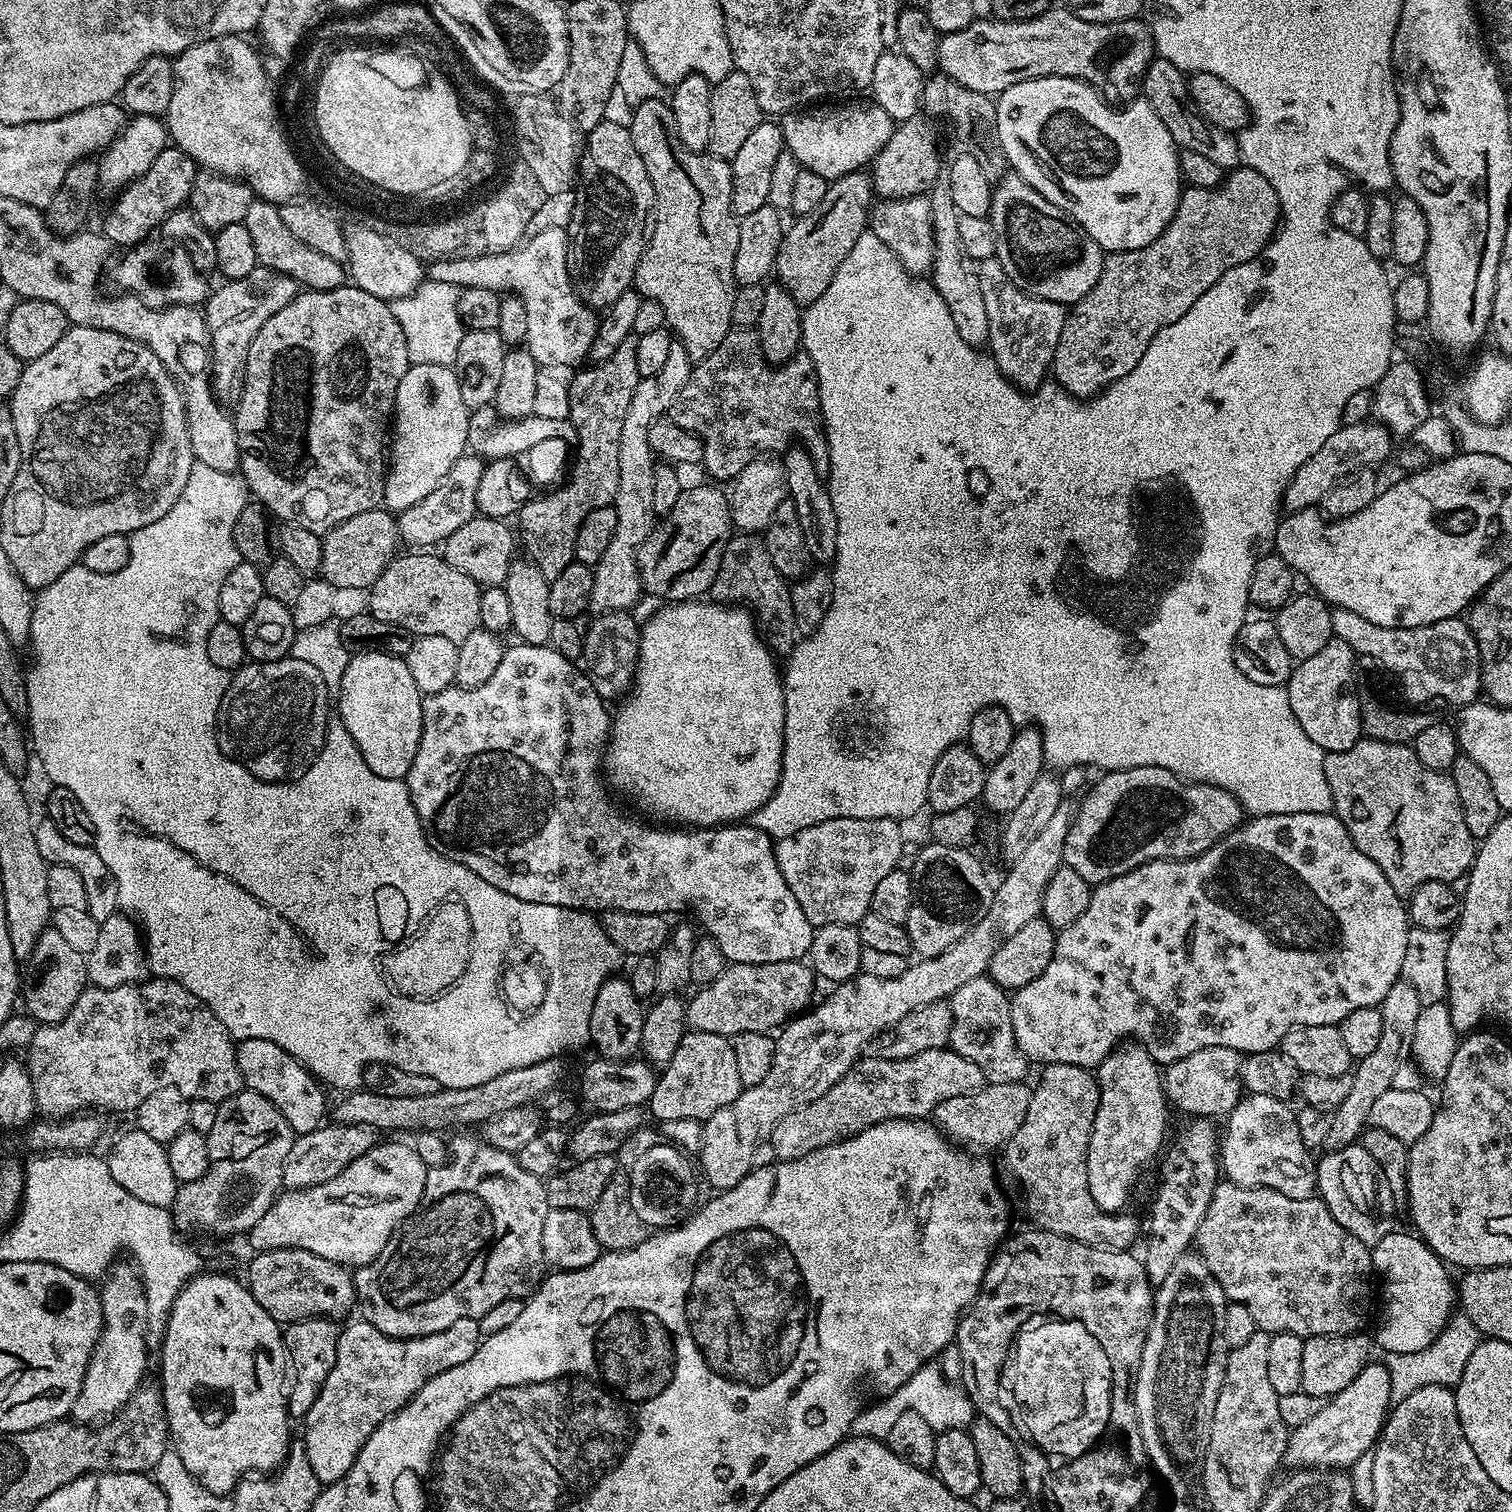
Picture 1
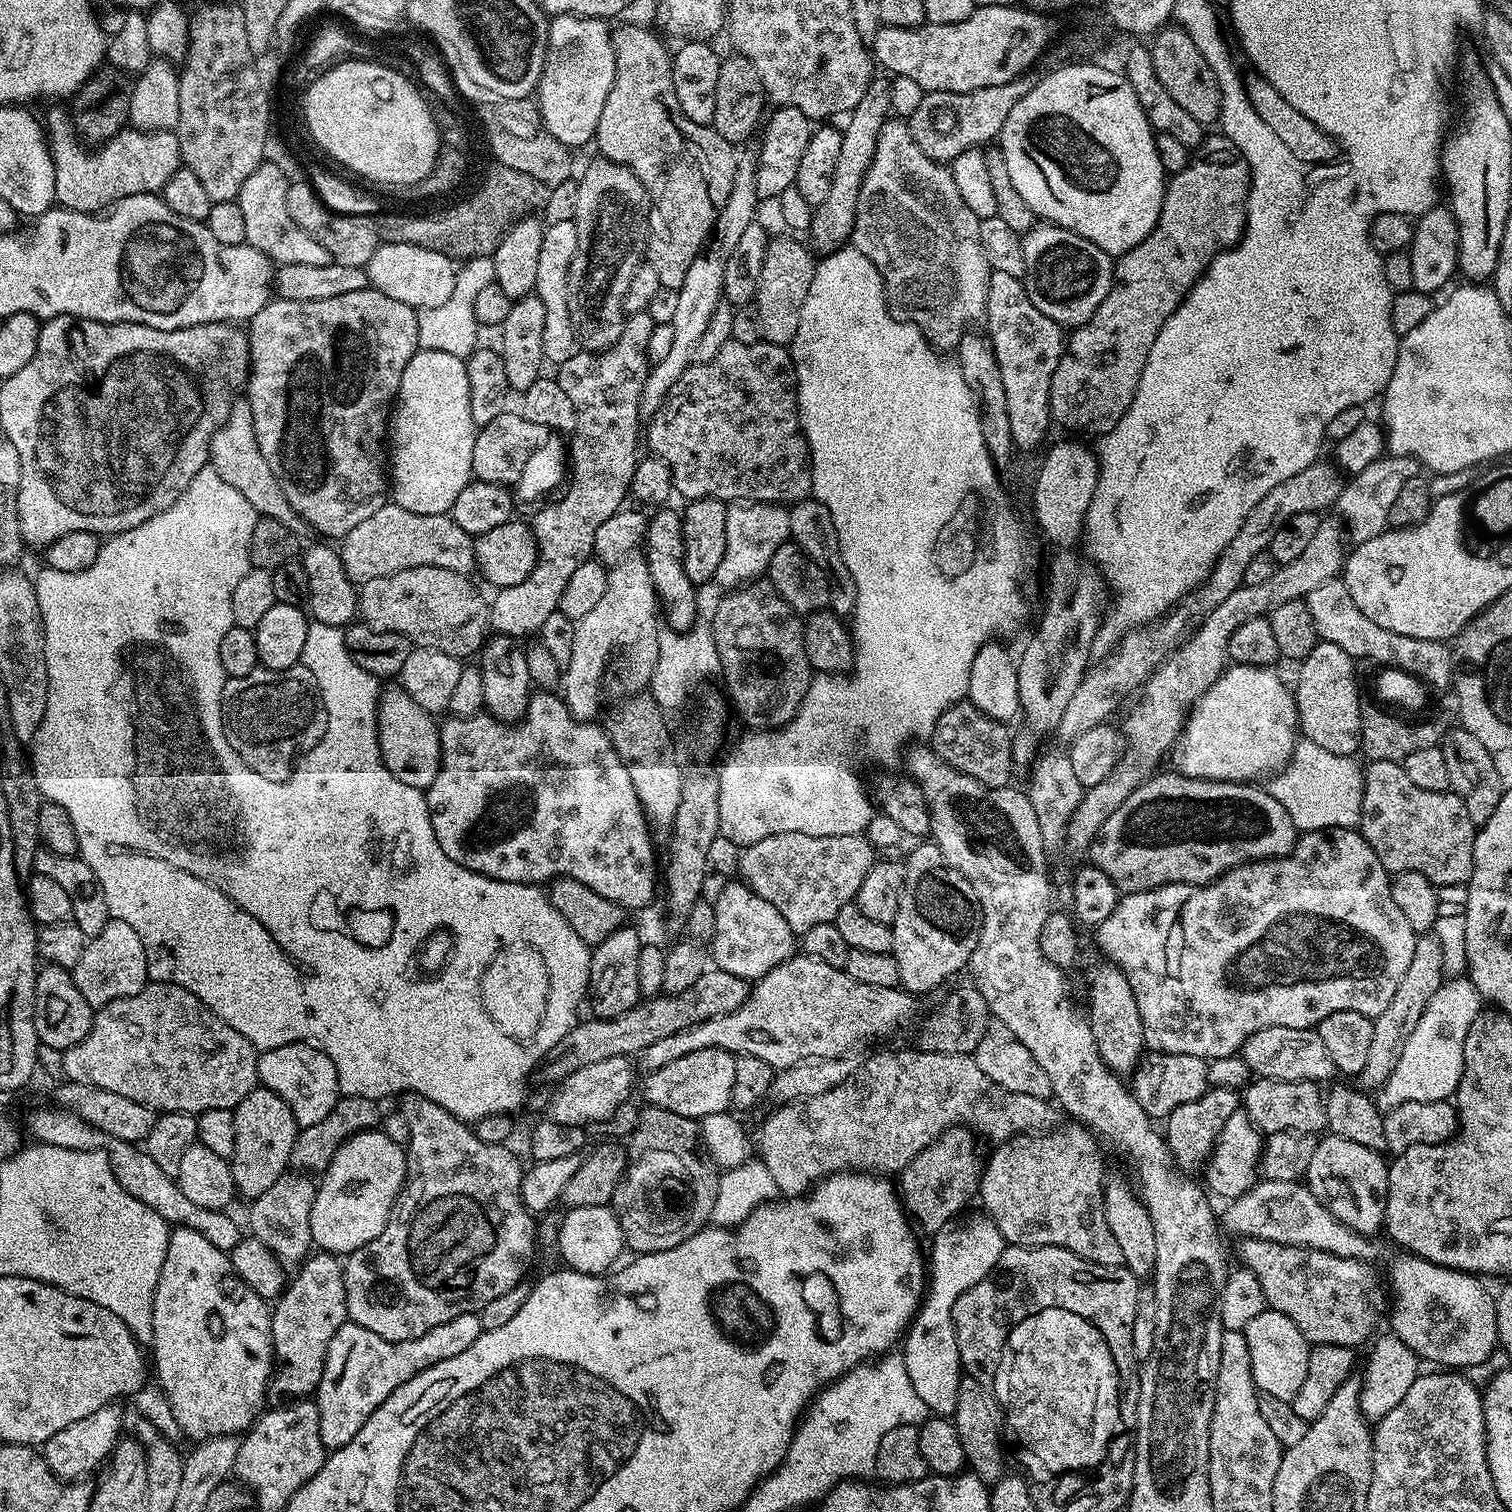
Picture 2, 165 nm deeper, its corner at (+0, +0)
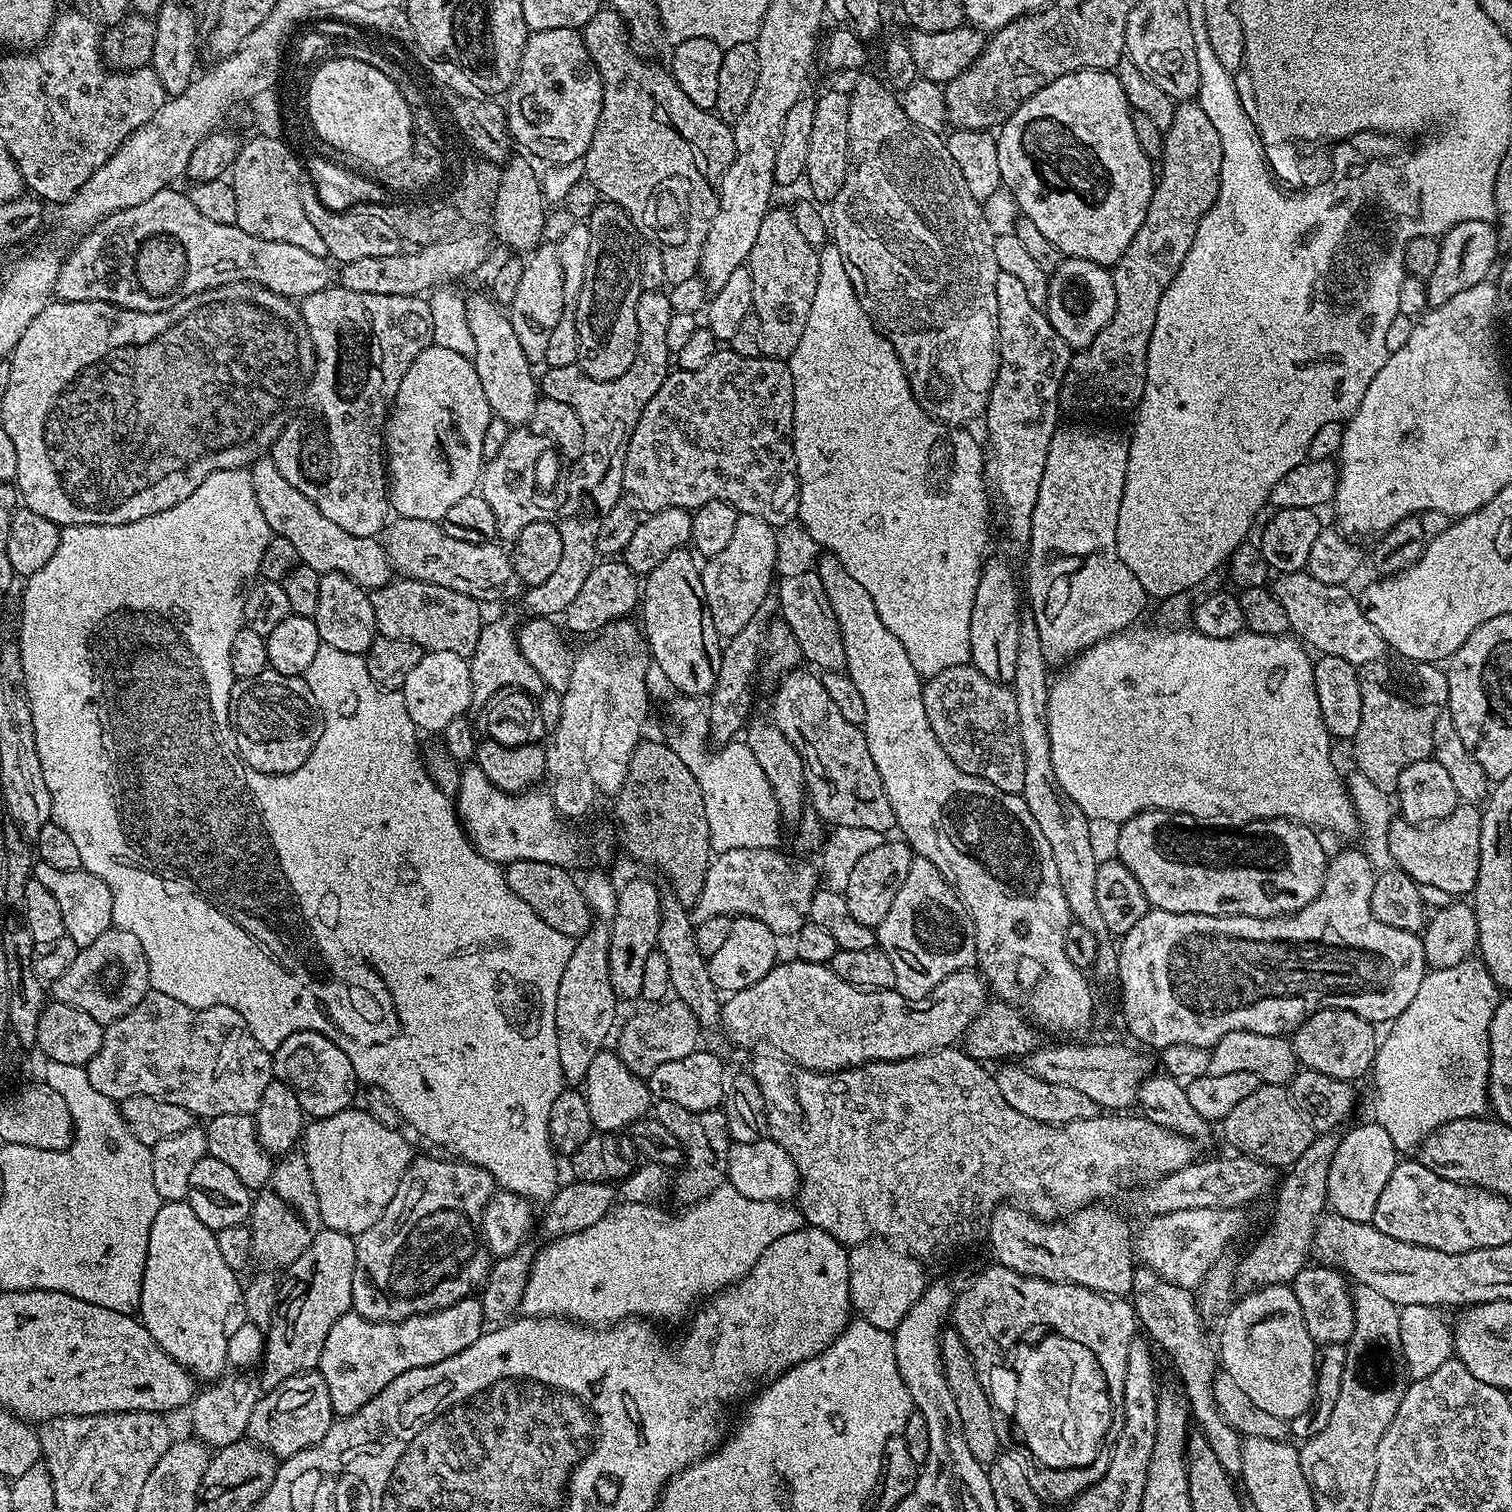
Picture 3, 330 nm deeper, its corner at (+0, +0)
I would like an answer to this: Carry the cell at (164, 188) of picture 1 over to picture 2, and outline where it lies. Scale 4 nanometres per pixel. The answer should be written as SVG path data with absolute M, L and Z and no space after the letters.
M52 108L46 119L46 135L54 168L56 204L72 212L103 212L130 194L159 193L166 186L170 174L182 166L178 138L172 130L141 132L128 126L117 136L105 140L88 156L89 149L76 135L71 115L65 109L63 112L60 108Z

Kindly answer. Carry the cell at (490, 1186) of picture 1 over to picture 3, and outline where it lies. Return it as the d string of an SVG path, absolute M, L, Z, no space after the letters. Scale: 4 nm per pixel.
M417 1155L413 1159L412 1165L406 1170L406 1174L402 1174L402 1182L398 1182L398 1194L394 1194L394 1198L390 1198L390 1206L386 1206L382 1218L378 1218L378 1222L374 1222L374 1226L370 1226L370 1230L355 1237L356 1265L354 1266L351 1311L357 1312L359 1316L367 1320L393 1324L402 1322L411 1316L421 1316L427 1312L437 1312L446 1306L454 1306L460 1300L475 1297L483 1289L484 1283L488 1281L490 1256L482 1243L480 1223L482 1222L482 1210L488 1199L492 1197L492 1193L497 1191L498 1185L496 1179L484 1168L479 1168L477 1164L455 1163L451 1164L448 1160L435 1160L432 1156Z

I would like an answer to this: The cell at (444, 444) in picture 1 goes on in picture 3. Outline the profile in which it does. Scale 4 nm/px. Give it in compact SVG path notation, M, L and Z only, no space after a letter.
M429 346L424 348L414 358L410 370L406 370L406 378L402 378L402 386L398 386L396 400L392 403L390 415L386 425L386 468L390 473L390 508L396 516L406 518L422 518L423 520L443 521L446 510L454 506L461 498L473 495L478 481L482 475L482 465L485 463L482 458L482 437L486 434L486 426L492 421L492 407L486 402L486 394L482 394L482 382L478 382L476 365L469 357L462 354L454 354L454 350Z

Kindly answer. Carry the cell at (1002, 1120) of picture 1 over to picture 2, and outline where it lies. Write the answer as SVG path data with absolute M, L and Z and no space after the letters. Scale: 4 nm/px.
M963 1126L947 1128L926 1150L904 1167L898 1176L898 1195L905 1212L921 1233L935 1234L948 1220L953 1220L969 1207L980 1187L982 1156L976 1153L977 1137Z

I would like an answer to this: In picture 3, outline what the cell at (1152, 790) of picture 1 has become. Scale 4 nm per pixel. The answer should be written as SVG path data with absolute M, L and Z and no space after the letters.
M1146 810L1140 812L1134 818L1125 820L1119 825L1116 836L1115 855L1124 863L1126 870L1138 878L1138 886L1142 886L1142 894L1146 894L1149 905L1152 908L1170 910L1174 914L1206 914L1207 916L1257 916L1263 920L1268 920L1272 916L1290 916L1293 912L1300 912L1318 894L1324 885L1324 875L1328 869L1329 853L1324 853L1324 844L1319 840L1317 833L1309 825L1300 824L1296 820L1284 820L1280 816L1275 816L1269 820L1255 820L1245 824L1239 830L1213 830L1205 826L1201 821L1195 820L1190 814L1185 812L1167 812L1166 810Z

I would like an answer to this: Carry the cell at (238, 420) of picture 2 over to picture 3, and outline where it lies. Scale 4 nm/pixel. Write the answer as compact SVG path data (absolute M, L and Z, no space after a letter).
M271 455L260 456L247 469L250 482L254 486L254 498L258 498L258 507L270 526L273 534L286 538L298 550L300 563L326 572L346 574L355 584L365 590L380 588L393 579L392 563L384 553L383 543L375 536L355 536L346 534L342 526L337 526L302 494L302 490L294 490L282 474L278 474L278 466L274 466Z

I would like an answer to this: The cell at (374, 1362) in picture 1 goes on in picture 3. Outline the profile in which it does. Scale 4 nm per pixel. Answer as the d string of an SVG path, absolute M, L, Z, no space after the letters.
M469 1298L460 1300L454 1306L446 1306L437 1312L427 1312L421 1316L411 1316L402 1322L374 1322L358 1315L357 1312L348 1311L345 1316L338 1318L334 1326L330 1329L330 1334L326 1337L326 1346L322 1346L322 1358L318 1371L322 1378L326 1378L326 1387L330 1389L330 1406L337 1417L343 1418L352 1416L370 1398L374 1398L394 1378L406 1374L406 1370L418 1370L426 1366L434 1366L438 1362L446 1362L446 1358L454 1358L454 1354L462 1354L486 1331L486 1321L482 1314L482 1306L479 1299Z

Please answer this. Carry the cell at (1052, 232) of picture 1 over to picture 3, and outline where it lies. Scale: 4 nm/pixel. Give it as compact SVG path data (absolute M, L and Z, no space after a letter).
M1069 256L1061 259L1060 264L1048 277L1048 297L1046 298L1046 315L1050 326L1062 334L1068 347L1079 350L1090 346L1102 326L1114 318L1114 282L1111 271L1103 264L1095 264L1086 258Z

